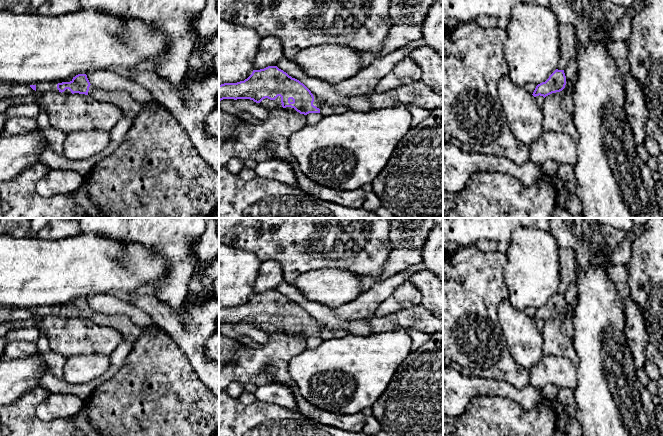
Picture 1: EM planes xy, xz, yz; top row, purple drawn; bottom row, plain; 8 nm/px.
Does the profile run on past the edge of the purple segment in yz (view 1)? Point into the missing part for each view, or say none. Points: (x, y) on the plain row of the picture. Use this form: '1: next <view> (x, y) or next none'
1: next none

